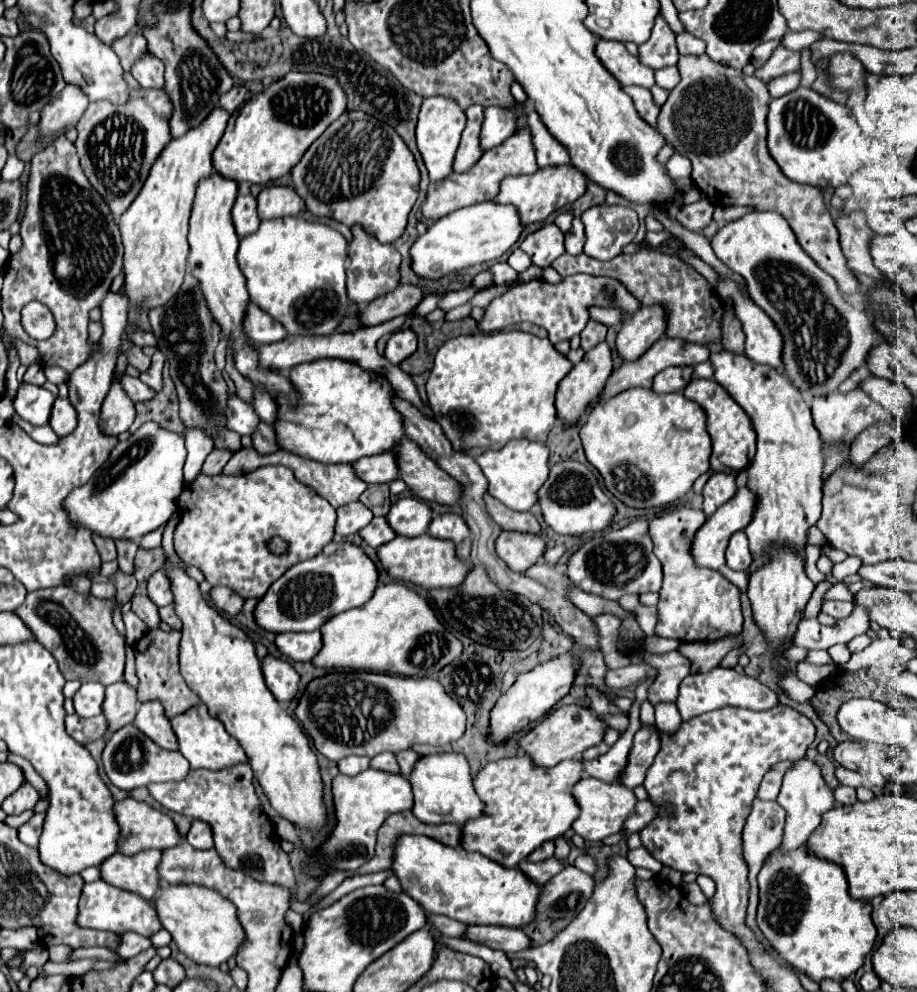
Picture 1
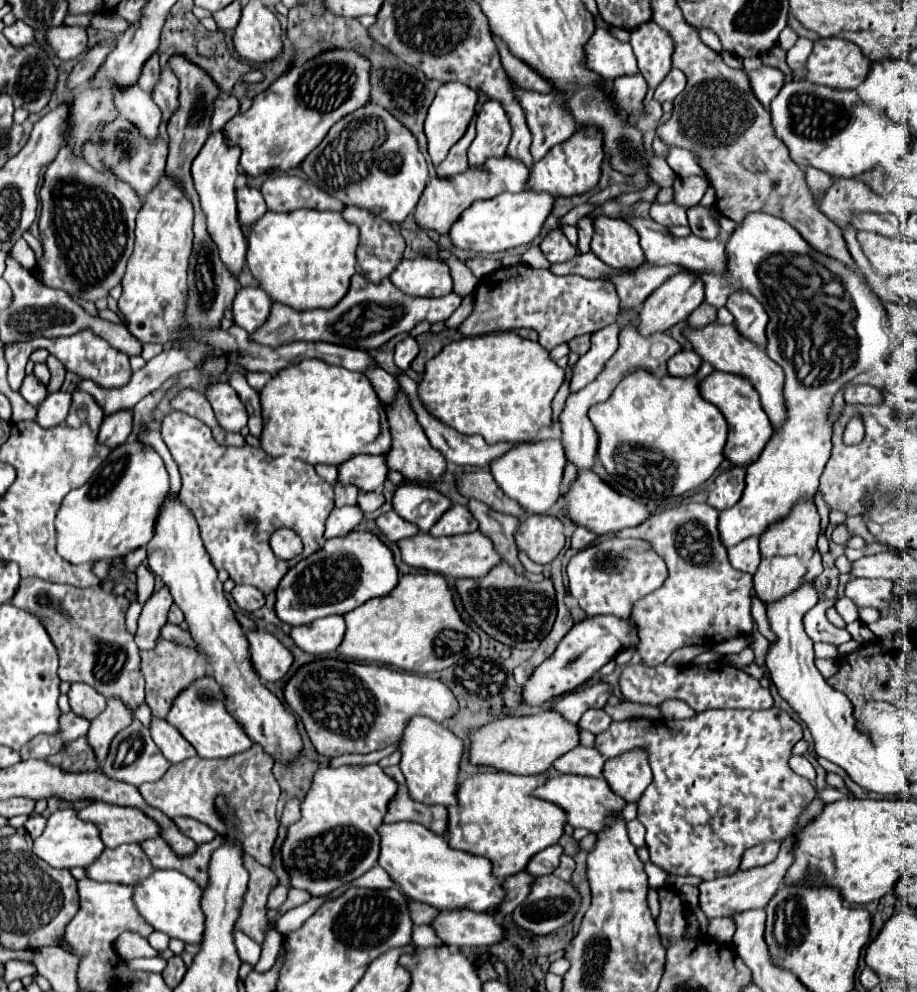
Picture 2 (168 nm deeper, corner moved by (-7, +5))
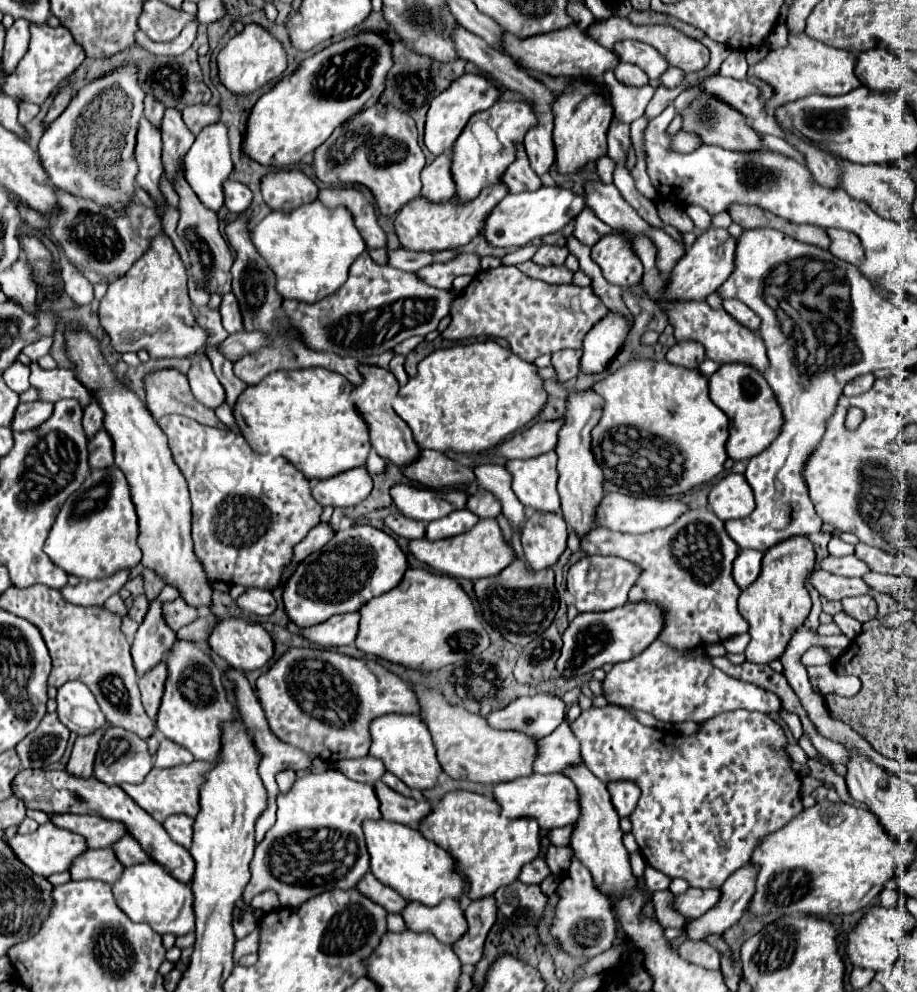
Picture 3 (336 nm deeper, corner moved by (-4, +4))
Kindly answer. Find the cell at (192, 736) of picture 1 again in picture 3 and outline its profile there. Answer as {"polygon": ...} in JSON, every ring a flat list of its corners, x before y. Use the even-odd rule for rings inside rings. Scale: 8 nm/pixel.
{"polygon":[[178,640,166,656,168,678,164,684,164,696,156,718,156,728,160,734,186,750,192,752,196,760,216,762,220,754,220,722,234,718,234,706,222,684,222,670,214,662,212,654,204,650,204,644]]}

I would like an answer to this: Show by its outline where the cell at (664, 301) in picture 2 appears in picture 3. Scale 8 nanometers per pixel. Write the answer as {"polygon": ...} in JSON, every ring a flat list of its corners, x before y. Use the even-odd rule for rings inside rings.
{"polygon":[[710,228,706,232,702,232,696,242,692,244,692,248,686,250,684,258,680,258,680,262,674,266,674,270,670,272,670,282,668,282,668,290,666,296,668,300,704,300,708,294,716,292,718,286,722,286,726,282,726,278,730,276,730,272,734,270,734,252,736,252,736,238,732,238,728,234,728,230,724,228]]}

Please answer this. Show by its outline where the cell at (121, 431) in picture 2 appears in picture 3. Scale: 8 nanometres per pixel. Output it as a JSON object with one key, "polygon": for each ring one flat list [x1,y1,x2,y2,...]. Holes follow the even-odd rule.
{"polygon":[[100,430,90,442,88,442,88,452,90,452,90,468,108,468,114,464,114,452,112,452,112,440,106,430]]}

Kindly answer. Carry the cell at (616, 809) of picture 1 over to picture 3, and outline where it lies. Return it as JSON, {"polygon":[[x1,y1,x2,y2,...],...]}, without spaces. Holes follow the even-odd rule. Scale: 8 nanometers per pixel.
{"polygon":[[530,774,510,782,500,782,492,788,492,798,500,804,500,814,506,818,532,818,544,830,568,826,578,820,578,792,564,774]]}

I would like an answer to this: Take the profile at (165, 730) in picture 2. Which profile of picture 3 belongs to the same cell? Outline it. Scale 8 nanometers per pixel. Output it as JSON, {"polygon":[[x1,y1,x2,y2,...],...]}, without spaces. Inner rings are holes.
{"polygon":[[164,738,160,742,158,752,156,752,156,764,154,766,156,768,172,768,176,764,190,764,192,760,194,760,194,756,188,750,180,748,176,742]]}

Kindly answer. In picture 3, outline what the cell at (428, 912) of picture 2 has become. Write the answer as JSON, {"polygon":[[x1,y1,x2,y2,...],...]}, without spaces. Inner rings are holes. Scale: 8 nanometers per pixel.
{"polygon":[[372,872,364,874,364,878,356,884,356,888,360,892,364,892,364,896,370,898,372,902,384,906,388,912,398,912,400,914,406,906,406,900,396,890,392,890,390,886,384,886,382,882,378,882]]}

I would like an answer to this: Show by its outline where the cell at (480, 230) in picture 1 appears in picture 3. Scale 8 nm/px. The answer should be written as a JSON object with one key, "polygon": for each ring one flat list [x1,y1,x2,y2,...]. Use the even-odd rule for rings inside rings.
{"polygon":[[542,186,536,192,520,192,508,194,488,216,484,226,484,236,492,246,526,246,528,242,554,234,562,230,568,222,572,222,582,210,586,202,582,196,572,190,560,186]]}

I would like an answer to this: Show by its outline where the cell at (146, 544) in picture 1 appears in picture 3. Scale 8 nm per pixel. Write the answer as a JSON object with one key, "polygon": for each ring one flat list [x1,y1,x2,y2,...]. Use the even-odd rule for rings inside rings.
{"polygon":[[120,570,110,578,102,580,82,580,78,586,64,586,60,588,60,594,64,600,80,604,80,606,100,606,104,604,112,594,116,594,128,580,130,572]]}

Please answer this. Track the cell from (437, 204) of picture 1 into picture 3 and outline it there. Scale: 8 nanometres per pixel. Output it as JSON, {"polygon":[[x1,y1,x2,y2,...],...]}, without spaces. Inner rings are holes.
{"polygon":[[496,184,496,186,488,186,488,190,484,190,474,202,456,204,456,198,452,198,450,202,444,202,440,206,418,196,412,202,408,202,402,208,402,212,398,212,398,216,394,220,398,240,406,250,414,250,414,252,458,250,458,248,466,246,474,236,478,236,484,230,484,222,486,222,490,210,496,208,496,204,506,194,508,194,506,184]]}

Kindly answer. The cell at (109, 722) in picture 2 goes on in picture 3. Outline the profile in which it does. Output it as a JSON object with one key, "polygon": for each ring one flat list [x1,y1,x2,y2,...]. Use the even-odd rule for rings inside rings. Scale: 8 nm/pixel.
{"polygon":[[104,724,102,730,98,730,96,734,88,734,88,736,78,736,70,760,66,764,66,772,72,776,80,776,80,778,90,778,92,776,92,768,94,768,94,756,98,750,98,740,102,736,102,732,110,728,110,724]]}

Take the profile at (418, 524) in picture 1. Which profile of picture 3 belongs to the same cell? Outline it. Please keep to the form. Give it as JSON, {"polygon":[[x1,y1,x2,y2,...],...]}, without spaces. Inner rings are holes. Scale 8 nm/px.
{"polygon":[[398,484,390,490,394,504,398,510,414,520,432,522,438,518,444,518,446,514,466,508,468,494,464,490,428,490,428,488,414,488,408,484]]}

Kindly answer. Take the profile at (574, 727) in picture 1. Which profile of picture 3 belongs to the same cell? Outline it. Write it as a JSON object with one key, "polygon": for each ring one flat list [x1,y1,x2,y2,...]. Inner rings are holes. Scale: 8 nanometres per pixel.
{"polygon":[[414,688,420,702,420,720,428,726,434,746,438,750,438,760,442,770,454,780,472,780,480,784,498,784,504,780,514,780,532,774,532,764,536,758,536,740,520,732,494,730,482,716,476,716,460,706,448,704,448,700,432,688]]}

